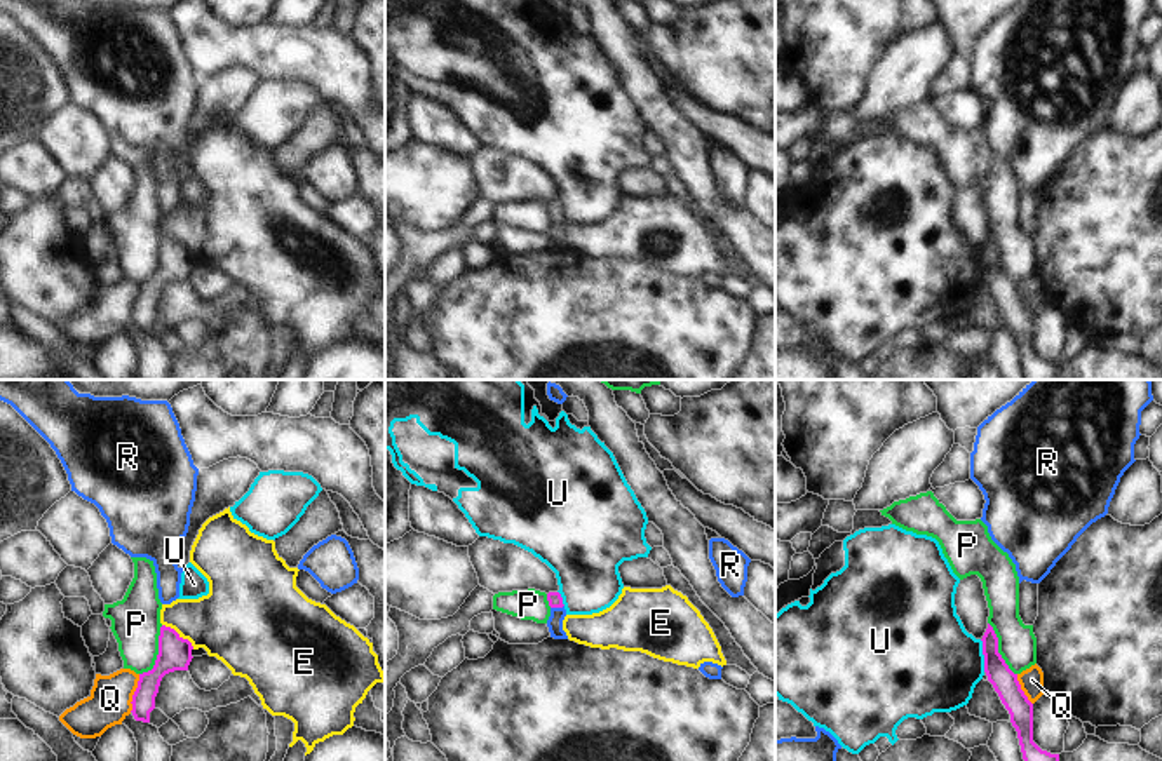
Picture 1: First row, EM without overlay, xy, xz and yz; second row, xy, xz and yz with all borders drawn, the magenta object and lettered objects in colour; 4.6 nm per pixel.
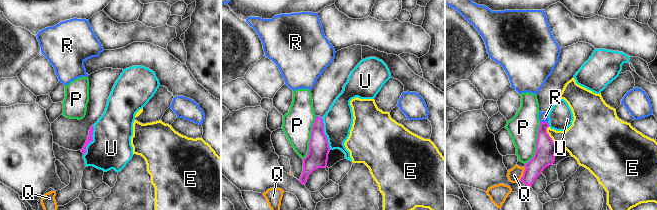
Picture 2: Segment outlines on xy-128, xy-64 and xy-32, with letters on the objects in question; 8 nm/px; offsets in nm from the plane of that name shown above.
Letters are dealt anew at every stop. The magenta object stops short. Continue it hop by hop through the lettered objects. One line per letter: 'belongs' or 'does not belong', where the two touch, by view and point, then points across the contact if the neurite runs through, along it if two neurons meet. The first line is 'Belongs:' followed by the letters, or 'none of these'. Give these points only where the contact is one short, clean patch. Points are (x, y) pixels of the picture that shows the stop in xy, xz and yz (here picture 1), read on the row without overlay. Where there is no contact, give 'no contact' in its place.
Belongs: R
E: does not belong; contact xy (178, 244); border xy (162, 234), (175, 239), (194, 258)
P: does not belong; contact xy (159, 263); border xy (162, 235), (155, 274), (140, 284)
Q: does not belong; contact xy (135, 303); border xy (140, 284), (129, 321)
R: belongs; contact xz (556, 216); way xz (554, 209), (556, 216), (554, 232)
U: does not belong; contact yz (983, 263); border yz (979, 249), (985, 281)

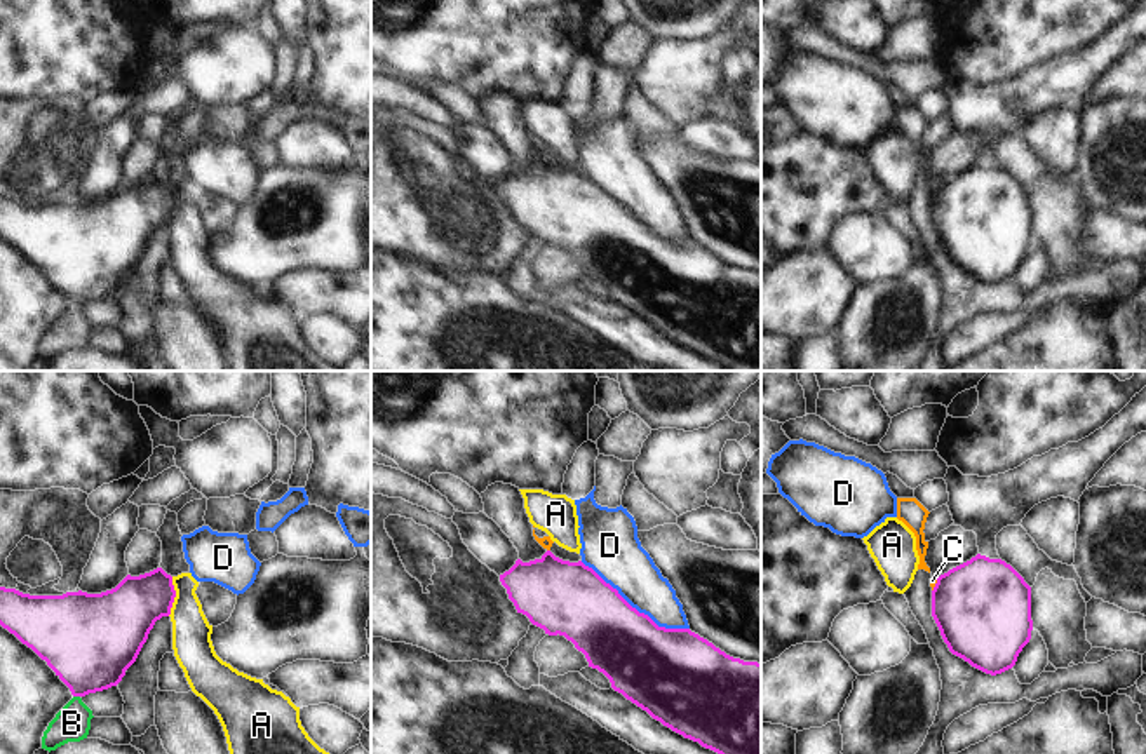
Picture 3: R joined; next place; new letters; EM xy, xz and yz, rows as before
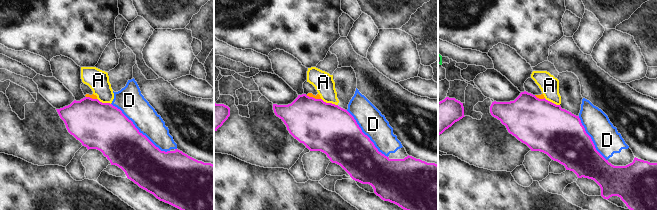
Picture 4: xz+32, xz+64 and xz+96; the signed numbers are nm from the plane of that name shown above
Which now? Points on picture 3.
Belongs: none of these
A: does not belong; contact xy (175, 206)
B: does not belong; contact xy (77, 305); border xy (74, 305), (79, 307)
C: does not belong; contact yz (936, 195); border yz (937, 188), (932, 201)
D: does not belong; contact xz (634, 218)

